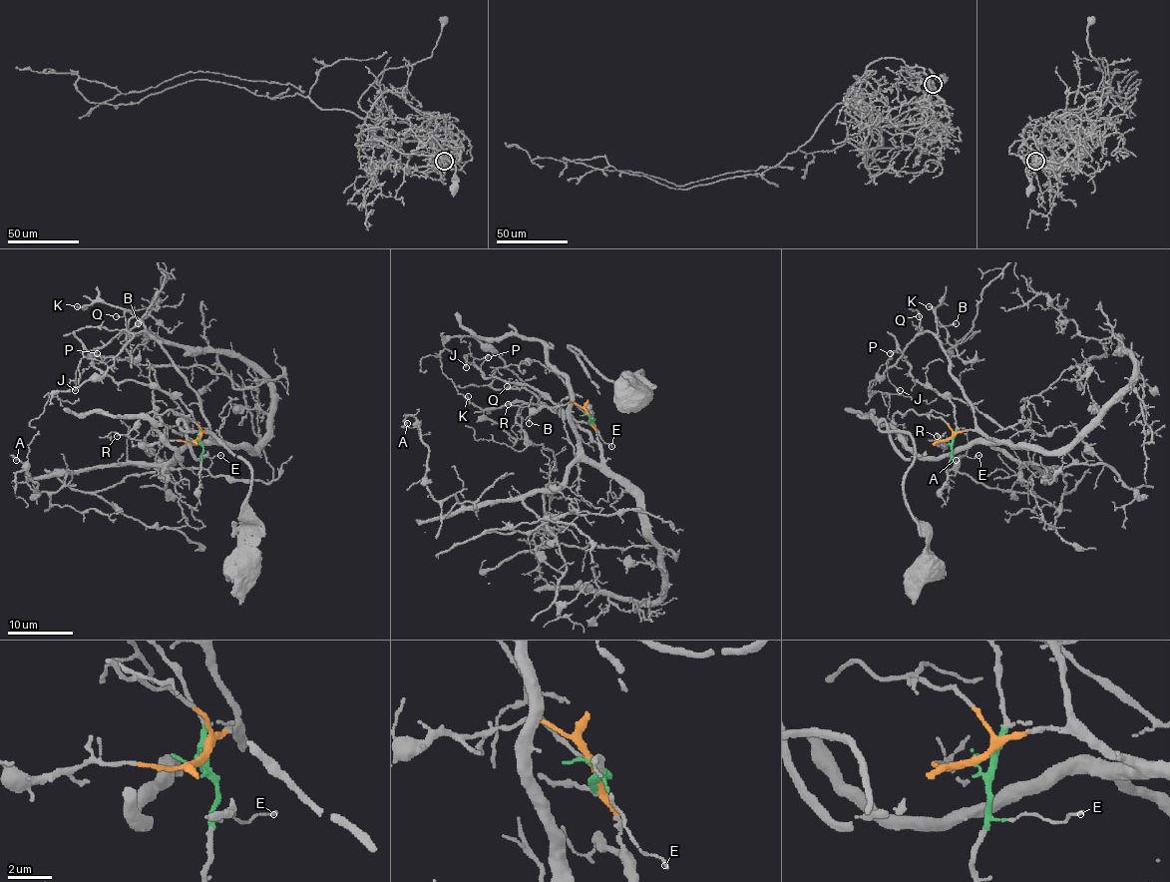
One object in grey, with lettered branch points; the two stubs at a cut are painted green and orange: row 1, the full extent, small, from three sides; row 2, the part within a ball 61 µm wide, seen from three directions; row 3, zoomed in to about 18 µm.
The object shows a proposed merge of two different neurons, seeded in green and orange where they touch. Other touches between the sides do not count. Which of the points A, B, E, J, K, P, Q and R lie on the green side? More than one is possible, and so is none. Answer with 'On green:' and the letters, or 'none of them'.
On green: E, J, P

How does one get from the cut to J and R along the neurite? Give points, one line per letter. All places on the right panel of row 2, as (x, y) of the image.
J: (949, 440), (957, 424), (955, 406), (916, 381), (898, 350), (888, 371), (899, 391)
R: (947, 440), (935, 440), (942, 444), (937, 435)

